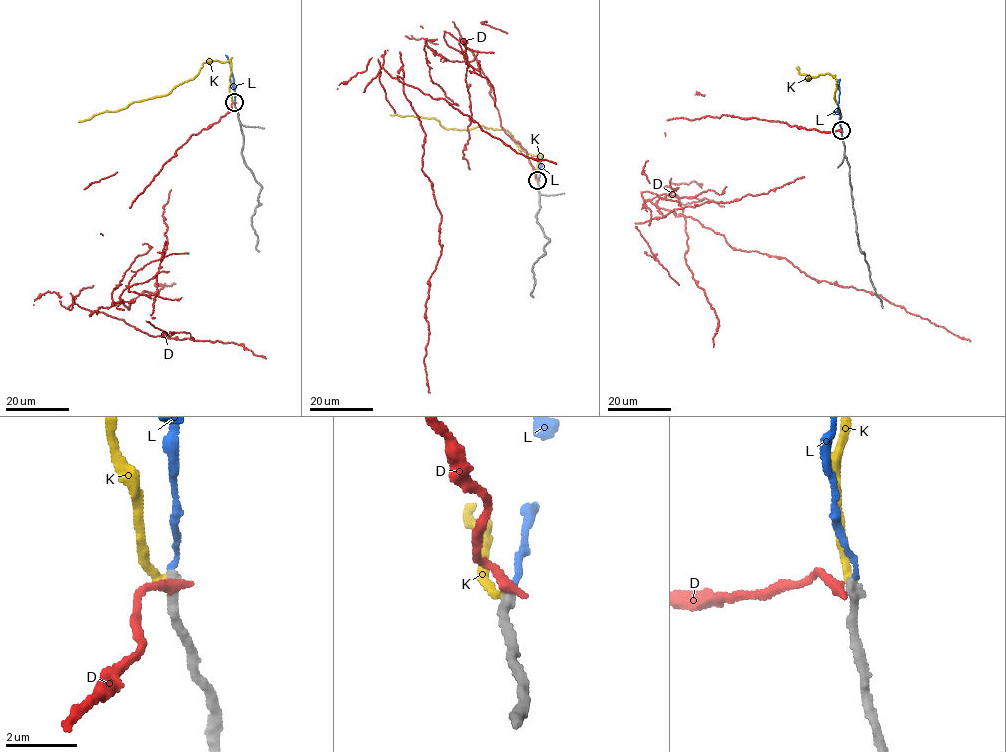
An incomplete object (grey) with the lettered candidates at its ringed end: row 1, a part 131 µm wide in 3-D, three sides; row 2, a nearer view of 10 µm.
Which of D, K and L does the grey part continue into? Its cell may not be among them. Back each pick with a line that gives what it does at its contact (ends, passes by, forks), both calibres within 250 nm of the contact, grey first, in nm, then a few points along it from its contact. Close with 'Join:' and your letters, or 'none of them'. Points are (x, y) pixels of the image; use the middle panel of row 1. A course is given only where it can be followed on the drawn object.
K: it ends there; 280 nm thick on the grey side, 240 nm on the other; it runs (537, 180), (534, 173), (540, 156), (523, 151), (506, 131), (483, 125), (446, 128), (433, 118), (389, 115)
Join: K

